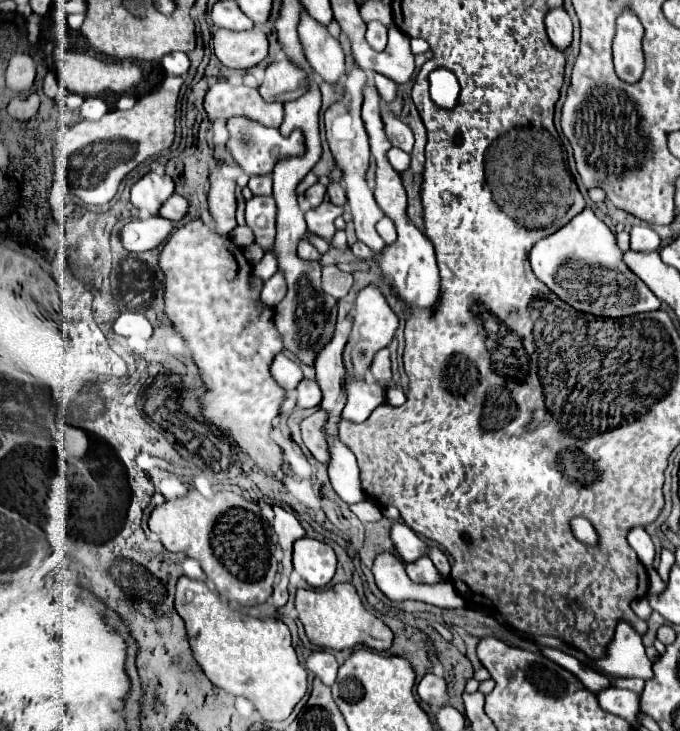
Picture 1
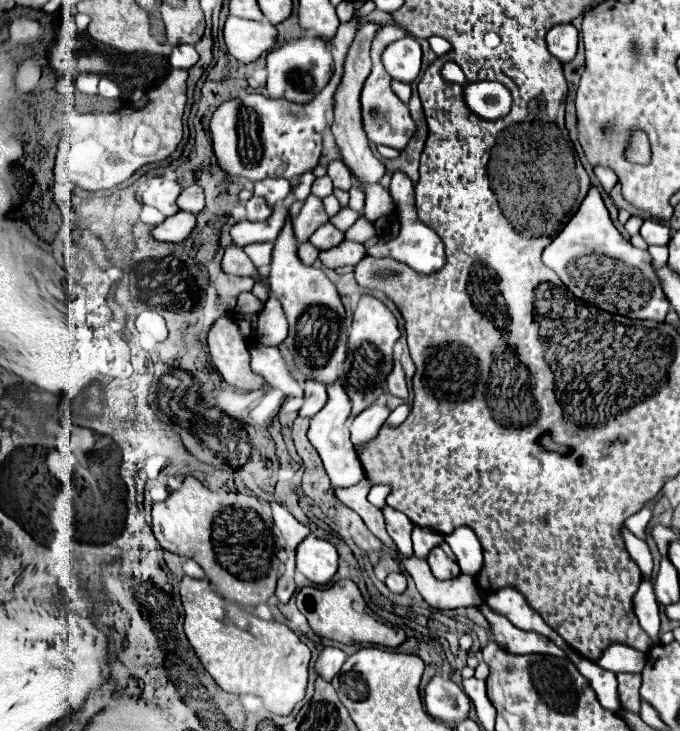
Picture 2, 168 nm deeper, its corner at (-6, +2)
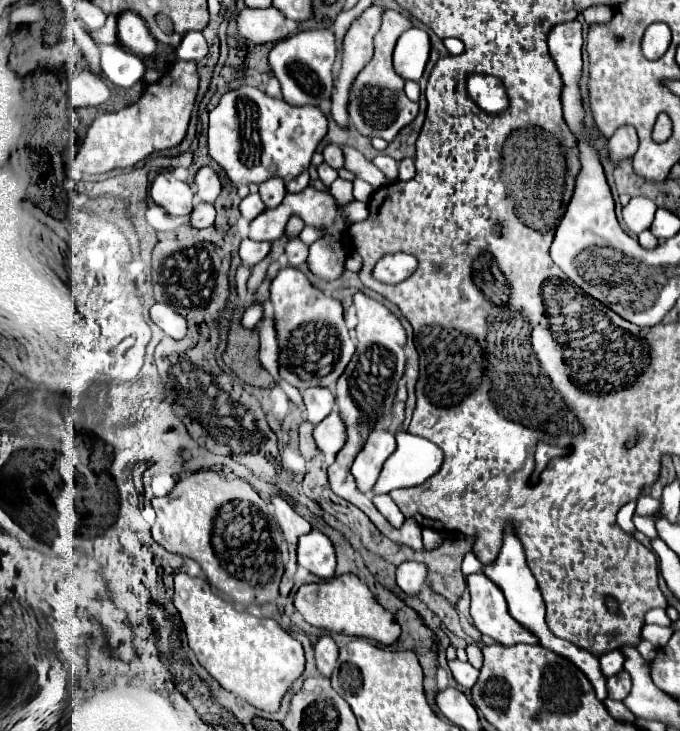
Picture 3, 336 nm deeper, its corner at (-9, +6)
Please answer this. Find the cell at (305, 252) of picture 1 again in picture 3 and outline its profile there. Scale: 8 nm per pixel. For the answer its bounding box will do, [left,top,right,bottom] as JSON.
[284,238,308,266]

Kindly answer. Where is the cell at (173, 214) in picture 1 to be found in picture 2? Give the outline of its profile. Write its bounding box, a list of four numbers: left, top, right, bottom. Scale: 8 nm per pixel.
[177,186,205,214]

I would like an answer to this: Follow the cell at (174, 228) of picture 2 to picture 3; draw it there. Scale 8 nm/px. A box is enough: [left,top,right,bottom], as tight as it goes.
[190,204,216,228]

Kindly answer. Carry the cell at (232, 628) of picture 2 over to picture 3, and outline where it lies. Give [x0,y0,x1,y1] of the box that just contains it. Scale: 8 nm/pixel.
[174,572,306,712]

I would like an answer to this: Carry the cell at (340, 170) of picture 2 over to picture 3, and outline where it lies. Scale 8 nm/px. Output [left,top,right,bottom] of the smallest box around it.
[324,144,344,170]

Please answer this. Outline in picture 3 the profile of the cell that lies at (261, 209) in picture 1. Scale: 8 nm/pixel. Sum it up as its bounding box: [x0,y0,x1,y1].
[240,194,264,220]

